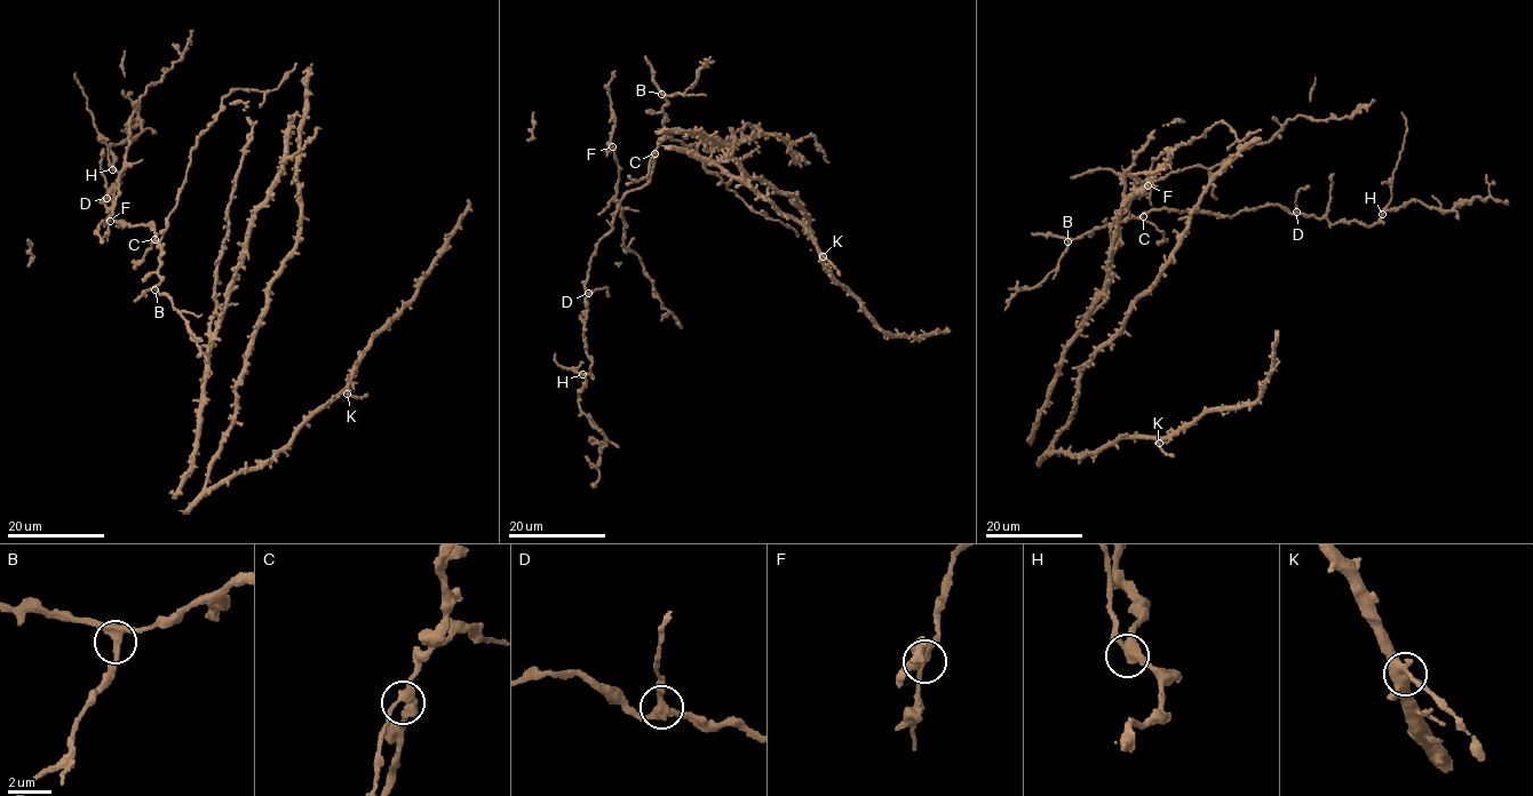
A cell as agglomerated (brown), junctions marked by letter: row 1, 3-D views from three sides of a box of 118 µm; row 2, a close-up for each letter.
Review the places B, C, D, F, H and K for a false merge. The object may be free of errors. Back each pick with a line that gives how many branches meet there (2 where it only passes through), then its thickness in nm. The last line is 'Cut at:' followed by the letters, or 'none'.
H: 3 branches meet; 340 nm thick
Cut at: H

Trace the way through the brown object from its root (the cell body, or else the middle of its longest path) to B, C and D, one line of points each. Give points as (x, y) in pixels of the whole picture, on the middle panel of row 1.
B: (795, 204), (804, 213), (807, 232), (753, 212), (706, 168), (696, 145), (661, 140), (667, 101), (661, 94)
C: (795, 204), (804, 213), (807, 232), (753, 212), (706, 168), (694, 144), (668, 137), (654, 153)
D: (795, 204), (807, 232), (753, 212), (696, 145), (668, 137), (596, 246), (588, 293)

